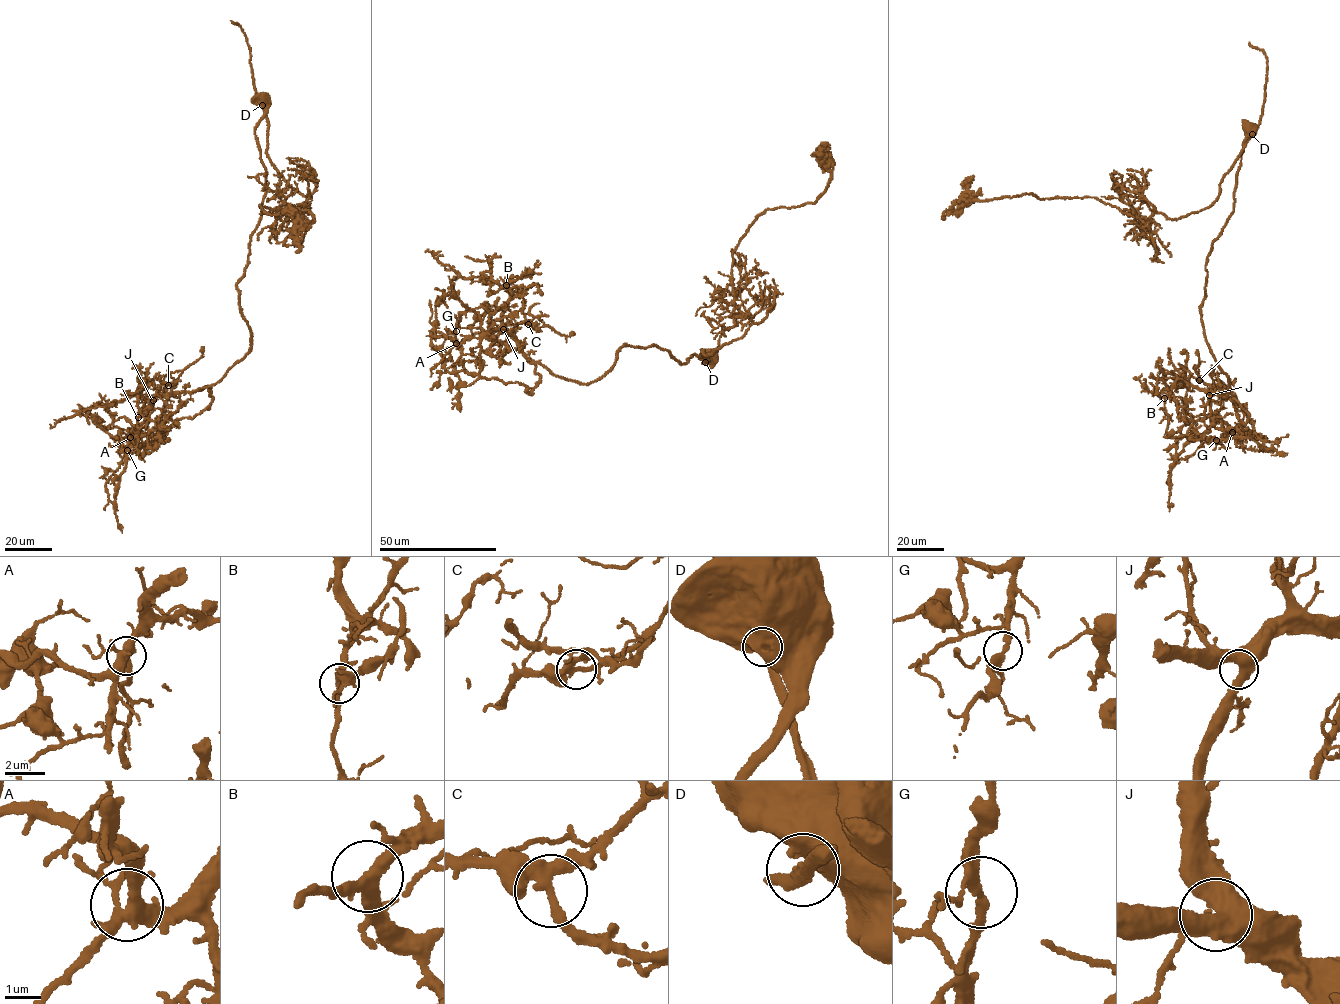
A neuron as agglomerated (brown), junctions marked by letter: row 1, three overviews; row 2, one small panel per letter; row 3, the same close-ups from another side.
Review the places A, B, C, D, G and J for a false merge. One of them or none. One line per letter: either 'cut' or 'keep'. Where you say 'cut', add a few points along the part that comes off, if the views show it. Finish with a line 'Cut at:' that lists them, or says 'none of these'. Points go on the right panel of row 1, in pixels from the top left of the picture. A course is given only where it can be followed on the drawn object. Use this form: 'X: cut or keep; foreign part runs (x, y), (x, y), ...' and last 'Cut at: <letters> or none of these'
A: keep
B: keep
C: keep
D: cut; foreign part runs (1252, 135), (1214, 202), (1179, 218), (1030, 193), (963, 195), (944, 219)
G: keep
J: keep
Cut at: D

